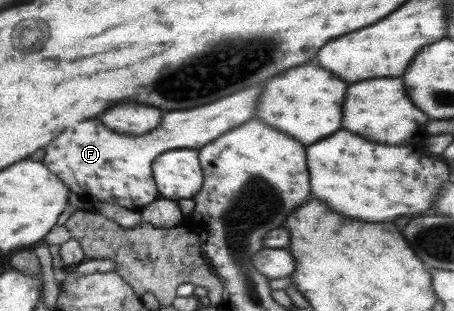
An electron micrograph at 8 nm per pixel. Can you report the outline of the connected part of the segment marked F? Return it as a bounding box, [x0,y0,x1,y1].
[43,87,261,211]

